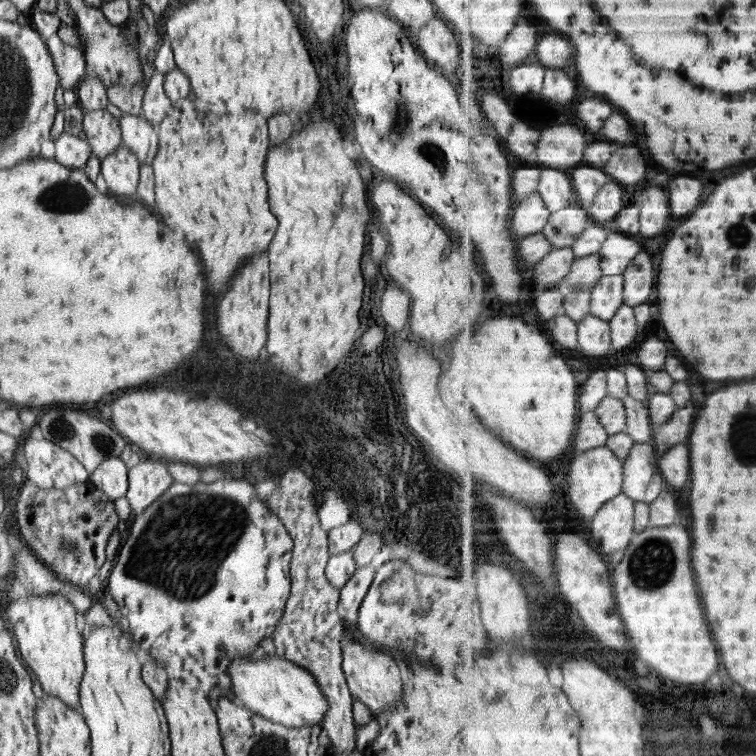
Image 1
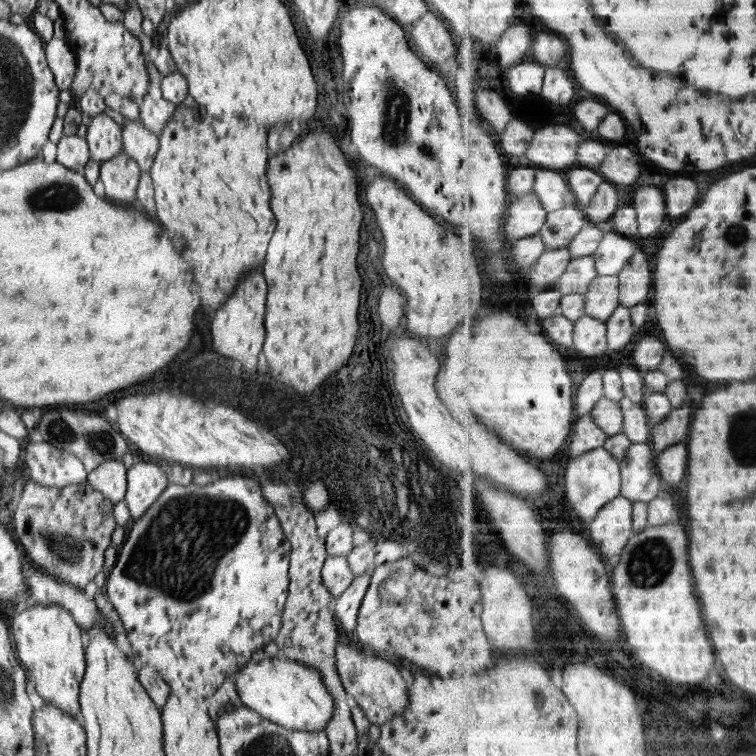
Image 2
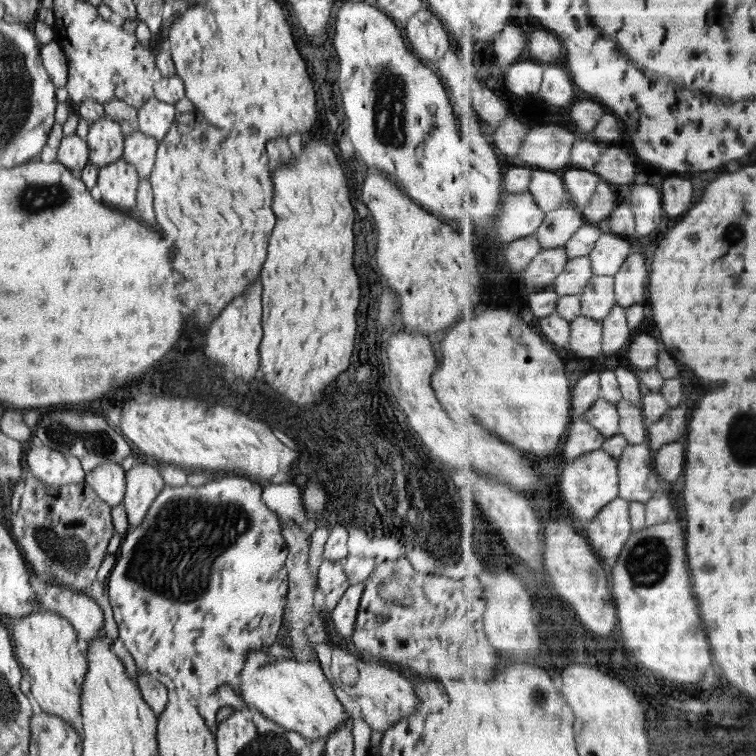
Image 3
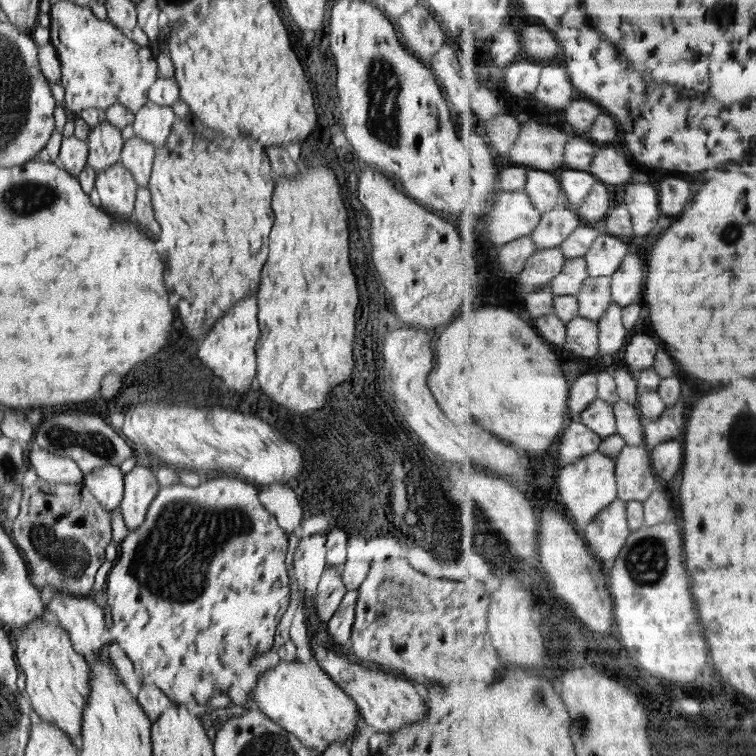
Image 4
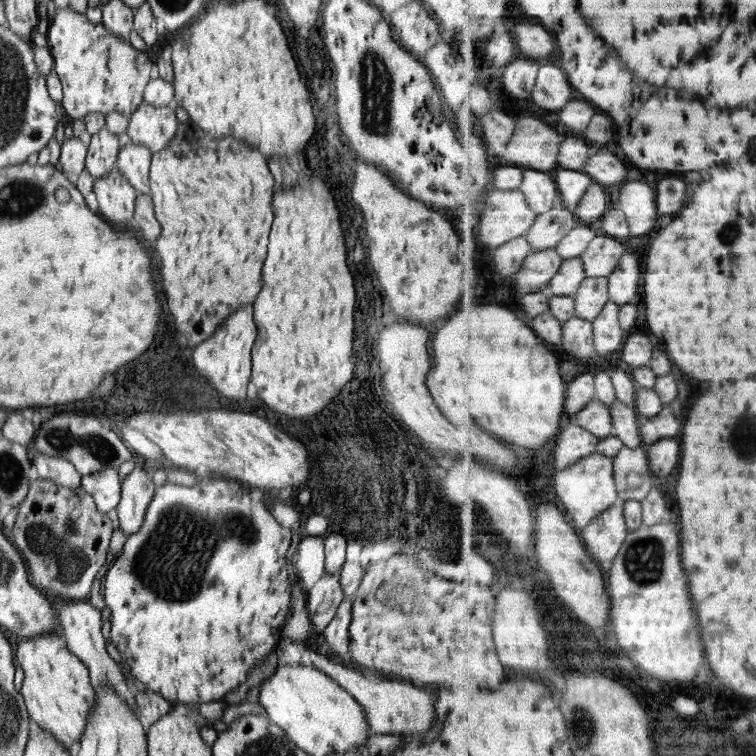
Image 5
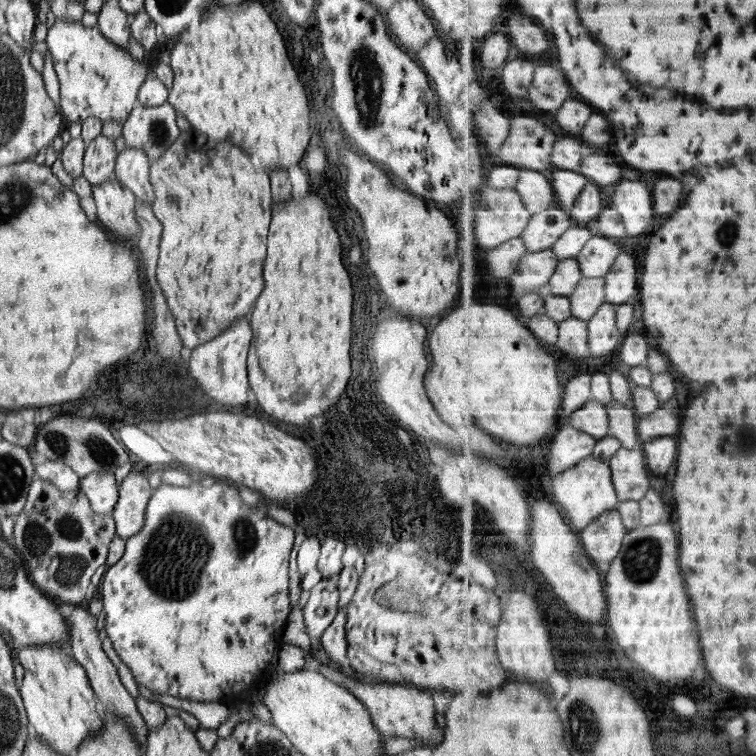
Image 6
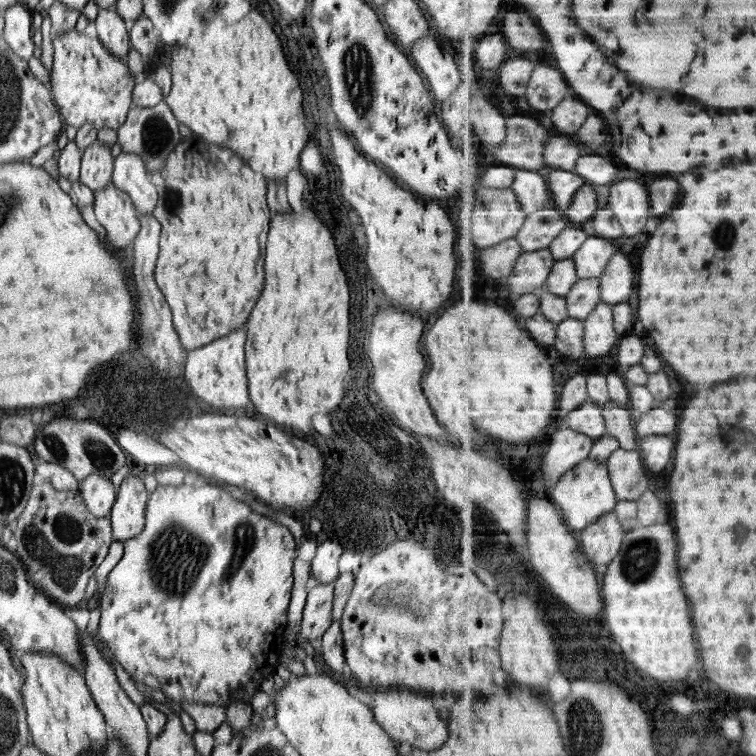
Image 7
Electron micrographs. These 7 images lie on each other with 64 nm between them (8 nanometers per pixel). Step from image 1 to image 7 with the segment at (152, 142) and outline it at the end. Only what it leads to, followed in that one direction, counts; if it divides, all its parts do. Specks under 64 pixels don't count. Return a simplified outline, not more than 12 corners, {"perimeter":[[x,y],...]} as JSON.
{"perimeter":[[120,153],[112,184],[129,194],[135,209],[148,214],[157,188],[142,157]]}

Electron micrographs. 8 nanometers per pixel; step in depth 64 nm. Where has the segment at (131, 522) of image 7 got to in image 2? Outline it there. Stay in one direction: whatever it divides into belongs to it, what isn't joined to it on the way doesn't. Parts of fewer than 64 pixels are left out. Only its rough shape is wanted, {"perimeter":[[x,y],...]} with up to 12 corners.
{"perimeter":[[154,462],[127,470],[125,502],[134,522],[168,486]]}

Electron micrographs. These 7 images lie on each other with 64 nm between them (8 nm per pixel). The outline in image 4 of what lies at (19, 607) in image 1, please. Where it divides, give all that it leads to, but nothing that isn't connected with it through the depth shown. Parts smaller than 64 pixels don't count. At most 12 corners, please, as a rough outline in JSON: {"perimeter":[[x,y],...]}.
{"perimeter":[[53,616],[16,631],[26,694],[69,738],[90,668]]}

